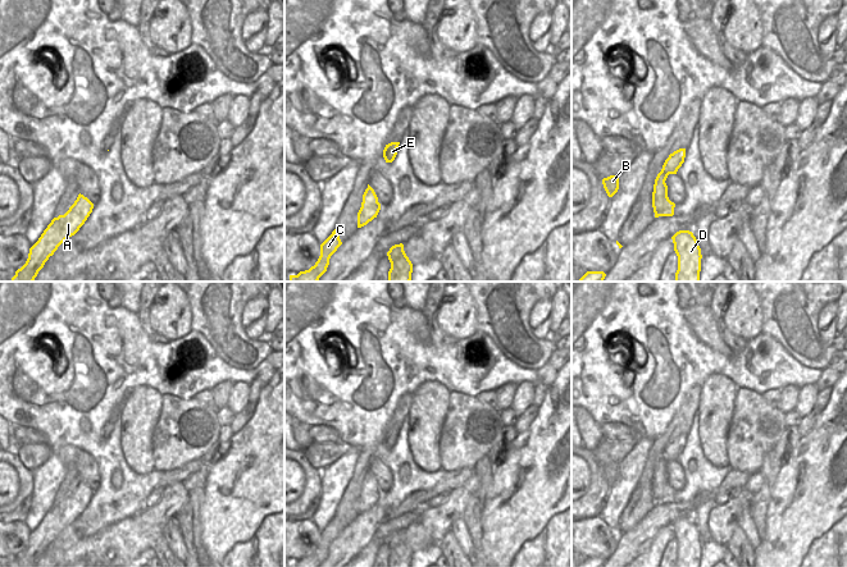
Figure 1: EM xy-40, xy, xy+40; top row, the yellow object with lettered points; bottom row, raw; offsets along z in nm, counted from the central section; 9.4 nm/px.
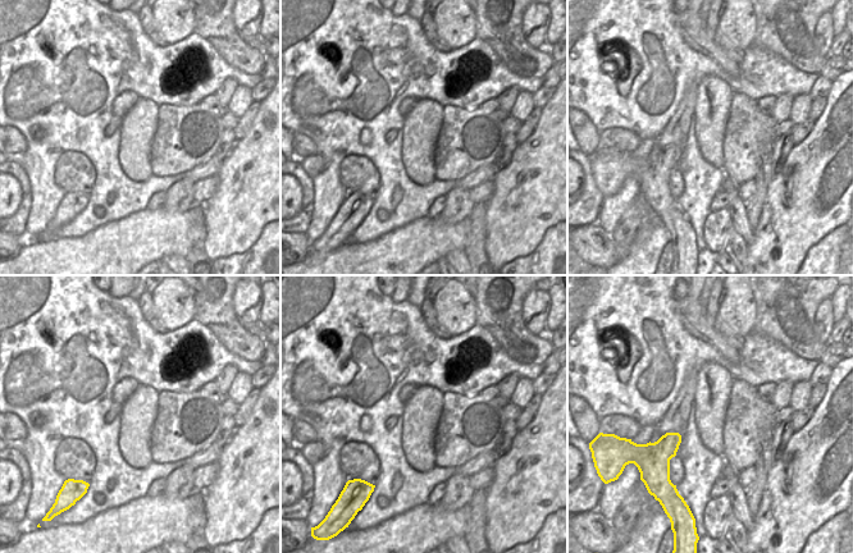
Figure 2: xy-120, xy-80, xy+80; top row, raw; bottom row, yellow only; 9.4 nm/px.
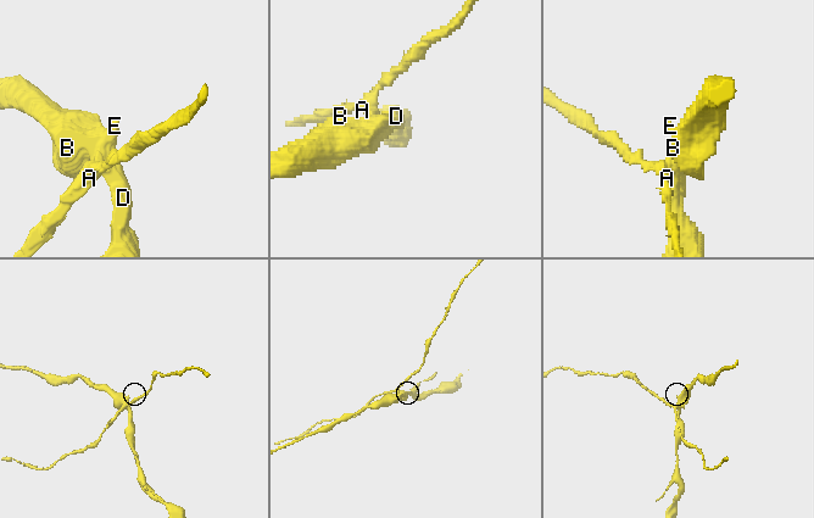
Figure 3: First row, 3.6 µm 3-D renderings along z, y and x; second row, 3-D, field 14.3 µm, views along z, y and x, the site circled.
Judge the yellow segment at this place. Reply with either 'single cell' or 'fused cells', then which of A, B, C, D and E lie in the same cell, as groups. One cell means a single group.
fused cells; A C / B D E

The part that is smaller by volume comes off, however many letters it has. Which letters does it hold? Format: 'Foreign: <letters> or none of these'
Foreign: A, C

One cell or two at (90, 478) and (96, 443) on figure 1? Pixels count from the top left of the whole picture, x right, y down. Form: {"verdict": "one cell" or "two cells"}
{"verdict": "two cells"}

